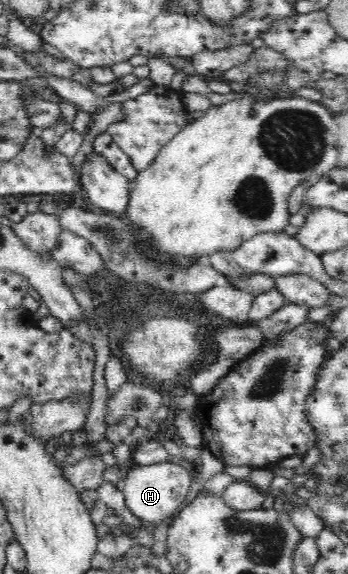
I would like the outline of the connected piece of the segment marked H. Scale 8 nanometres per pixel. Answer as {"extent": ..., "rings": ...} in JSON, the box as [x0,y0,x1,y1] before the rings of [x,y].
{"extent":[123,460,194,523],"rings":[[[168,460],[146,466],[135,465],[123,477],[125,479],[125,487],[123,488],[125,503],[133,512],[136,521],[146,520],[157,523],[177,514],[184,506],[184,500],[186,500],[186,494],[190,490],[194,473],[191,468]]]}

